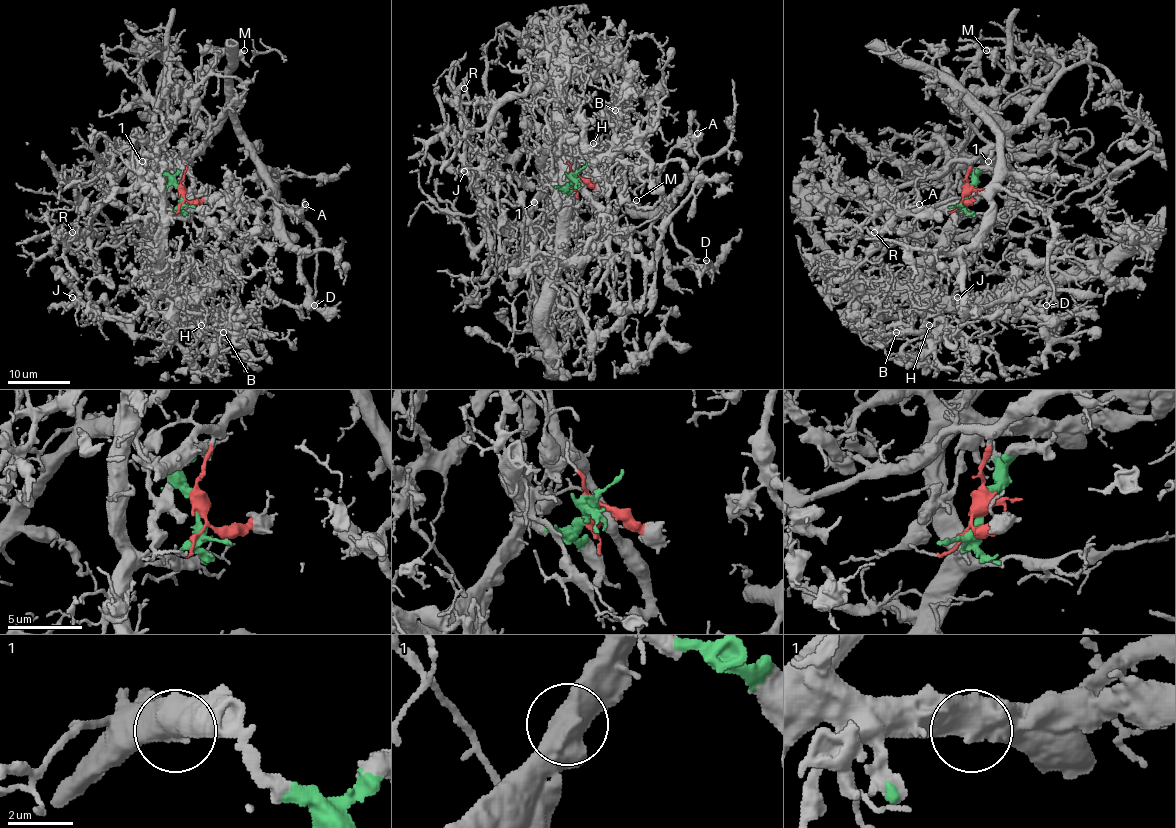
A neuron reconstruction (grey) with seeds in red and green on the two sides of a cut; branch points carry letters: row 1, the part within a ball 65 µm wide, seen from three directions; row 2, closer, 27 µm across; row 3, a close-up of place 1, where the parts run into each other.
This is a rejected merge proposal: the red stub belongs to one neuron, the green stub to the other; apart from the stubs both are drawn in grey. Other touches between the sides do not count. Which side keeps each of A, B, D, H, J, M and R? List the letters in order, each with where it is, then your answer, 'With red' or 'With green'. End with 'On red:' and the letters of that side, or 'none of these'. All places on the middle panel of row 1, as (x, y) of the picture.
A: Place: (697, 133). With red
B: Place: (615, 110). With green
D: Place: (706, 260). With red
H: Place: (593, 143). With green
J: Place: (464, 171). With green
M: Place: (636, 200). With red
R: Place: (464, 88). With green
On red: A, D, M

